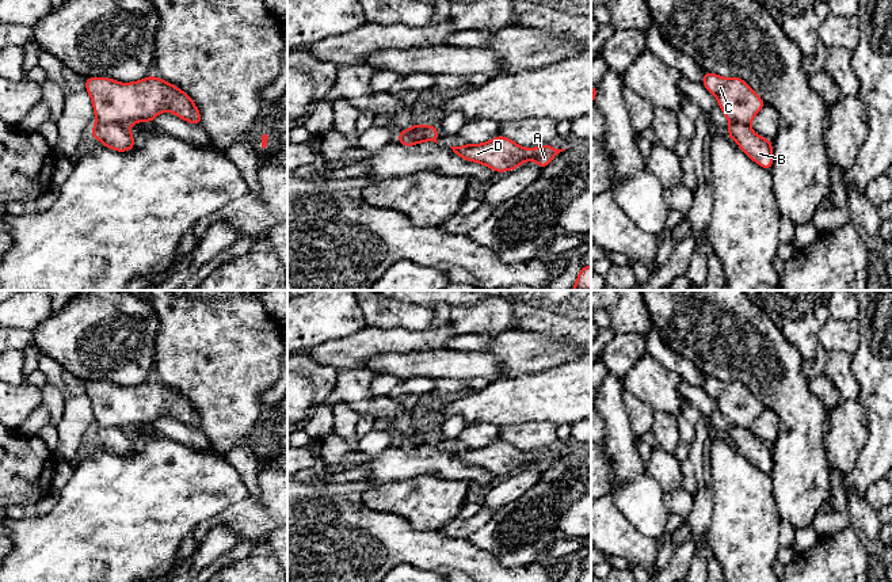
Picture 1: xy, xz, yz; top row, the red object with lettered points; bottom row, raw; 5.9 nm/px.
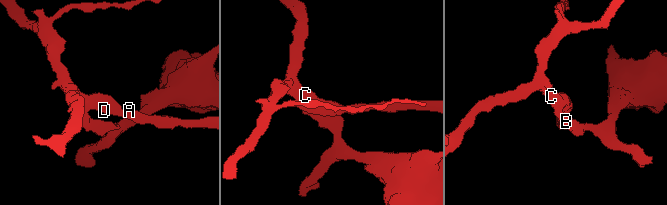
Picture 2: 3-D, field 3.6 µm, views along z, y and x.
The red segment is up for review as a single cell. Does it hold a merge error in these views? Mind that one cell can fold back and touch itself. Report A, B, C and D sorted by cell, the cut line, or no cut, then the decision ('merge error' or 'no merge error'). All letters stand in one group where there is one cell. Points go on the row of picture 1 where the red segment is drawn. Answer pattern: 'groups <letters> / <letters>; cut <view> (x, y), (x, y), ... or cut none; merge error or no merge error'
groups A C D / B; cut xz (427, 129), (427, 133), (419, 141), (408, 136), (399, 136); merge error

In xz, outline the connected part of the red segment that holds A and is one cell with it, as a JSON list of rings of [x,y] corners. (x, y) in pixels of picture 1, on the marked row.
[[[498,136],[483,144],[450,148],[457,156],[489,167],[495,172],[512,171],[529,160],[545,168],[556,155],[565,151],[553,148],[549,144],[529,149],[504,136]]]

